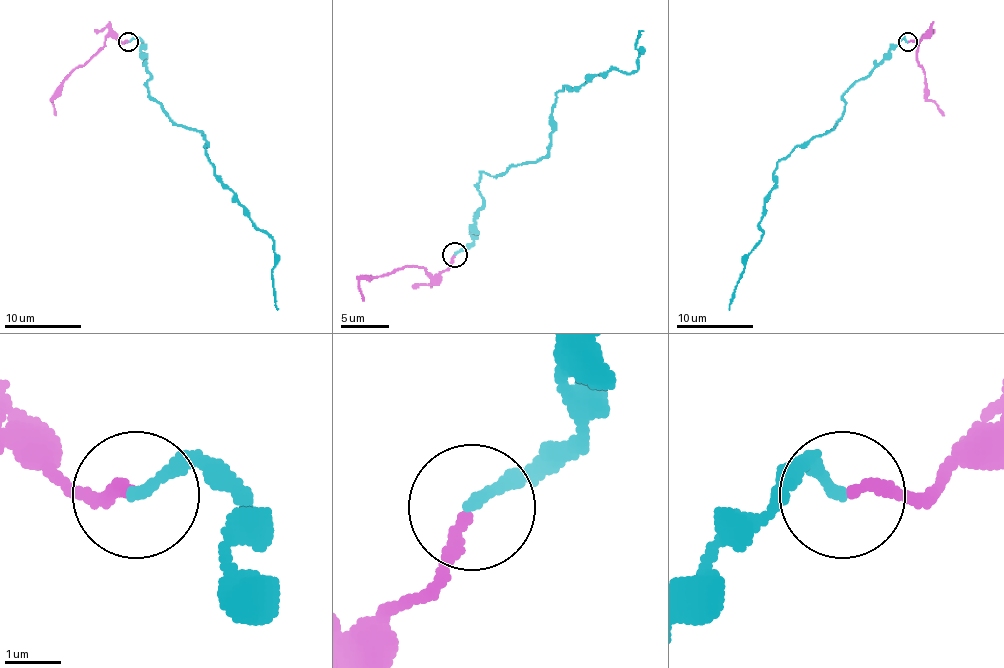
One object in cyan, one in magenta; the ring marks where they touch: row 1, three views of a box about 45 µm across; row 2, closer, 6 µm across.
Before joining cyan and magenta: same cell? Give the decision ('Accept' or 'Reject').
Reject

